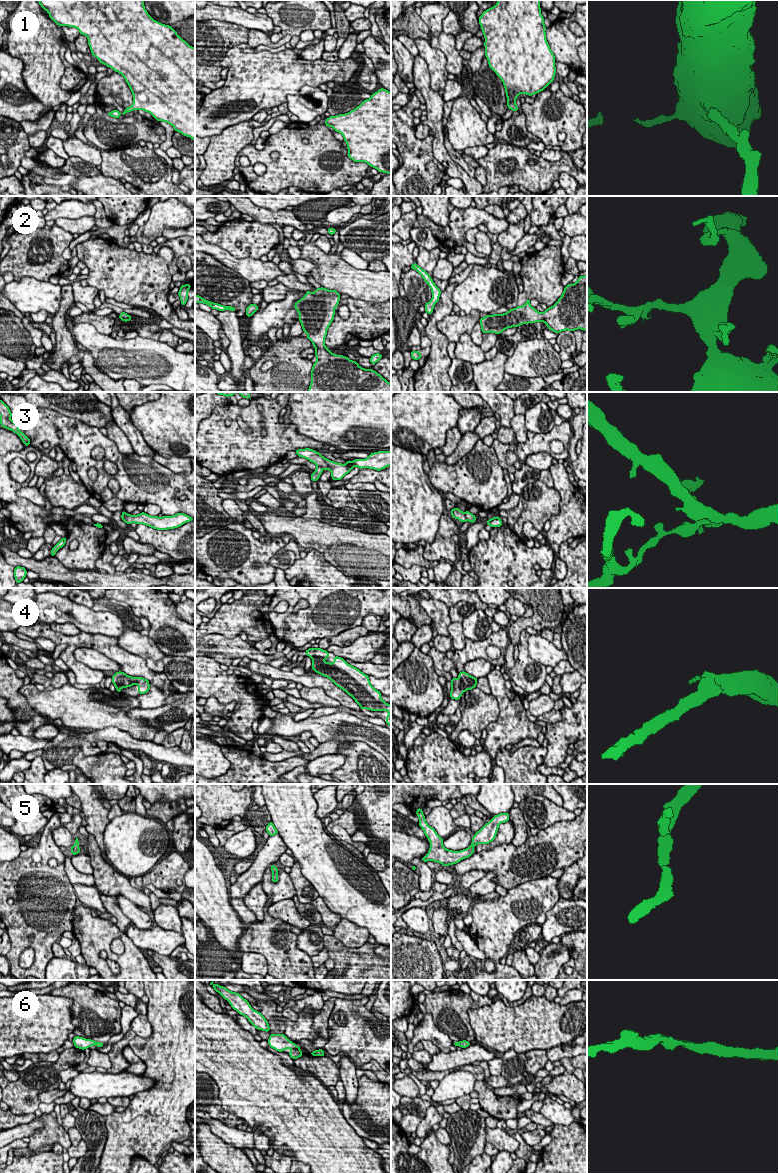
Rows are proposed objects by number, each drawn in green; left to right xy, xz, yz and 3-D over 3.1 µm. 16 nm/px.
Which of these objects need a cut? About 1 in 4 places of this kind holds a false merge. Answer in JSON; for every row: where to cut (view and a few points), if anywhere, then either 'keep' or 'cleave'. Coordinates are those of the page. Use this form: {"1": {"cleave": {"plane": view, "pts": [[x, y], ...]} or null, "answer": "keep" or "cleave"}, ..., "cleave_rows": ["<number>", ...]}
{"1": {"cleave": null, "answer": "keep"}, "2": {"cleave": null, "answer": "keep"}, "3": {"cleave": {"plane": "yz", "pts": [[464, 513], [468, 520]]}, "answer": "cleave"}, "4": {"cleave": null, "answer": "keep"}, "5": {"cleave": null, "answer": "keep"}, "6": {"cleave": null, "answer": "keep"}, "cleave_rows": ["3"]}

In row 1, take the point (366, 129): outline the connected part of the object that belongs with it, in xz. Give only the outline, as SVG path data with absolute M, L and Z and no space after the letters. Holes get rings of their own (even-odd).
M383 88L371 95L370 99L364 100L359 106L346 114L330 116L326 119L327 127L332 127L336 132L343 135L349 151L348 157L354 162L366 162L379 172L391 174L391 93Z

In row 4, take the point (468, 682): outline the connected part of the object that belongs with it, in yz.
M465 671L458 674L460 681L457 678L452 678L451 680L451 691L450 698L459 700L461 695L465 693L466 690L471 690L477 685L477 678L470 676Z

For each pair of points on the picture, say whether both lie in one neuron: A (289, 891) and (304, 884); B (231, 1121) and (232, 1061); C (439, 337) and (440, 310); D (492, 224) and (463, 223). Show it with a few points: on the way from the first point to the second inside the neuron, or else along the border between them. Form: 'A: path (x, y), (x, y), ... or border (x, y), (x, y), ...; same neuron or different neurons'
A: border (288, 874), (296, 894); different neurons
B: border (218, 1093), (221, 1106), (242, 1118), (248, 1126); different neurons
C: path (433, 330), (433, 321), (436, 317); same neuron
D: path (485, 219), (470, 219); same neuron

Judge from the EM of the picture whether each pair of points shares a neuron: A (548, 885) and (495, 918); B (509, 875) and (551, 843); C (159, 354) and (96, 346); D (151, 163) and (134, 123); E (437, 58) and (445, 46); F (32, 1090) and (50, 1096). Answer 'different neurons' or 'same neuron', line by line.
A: same neuron
B: same neuron
C: same neuron
D: different neurons
E: different neurons
F: different neurons

